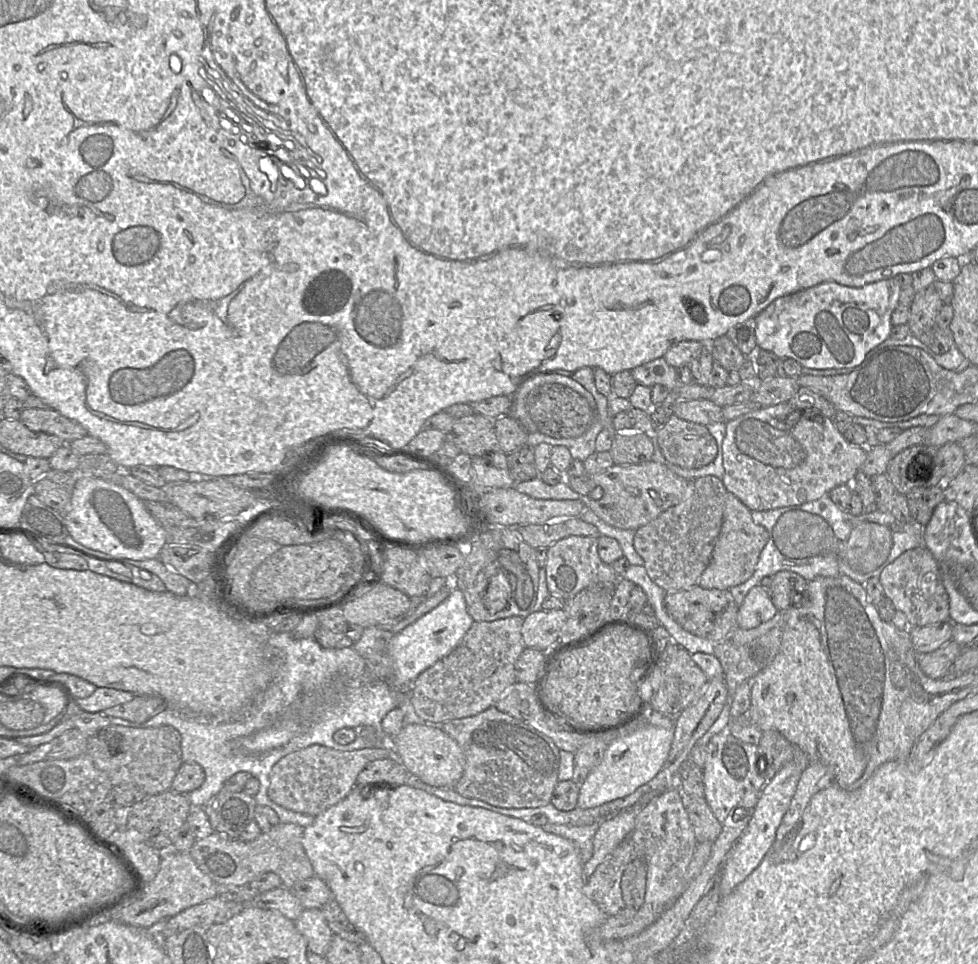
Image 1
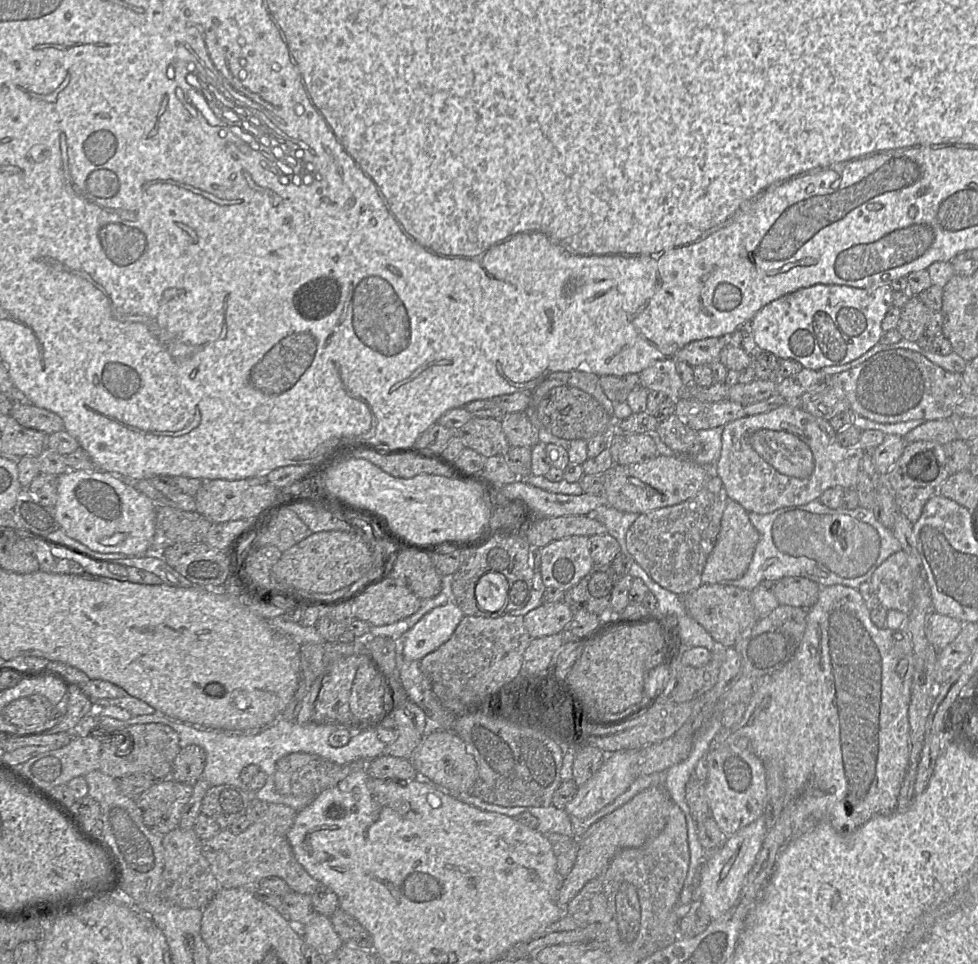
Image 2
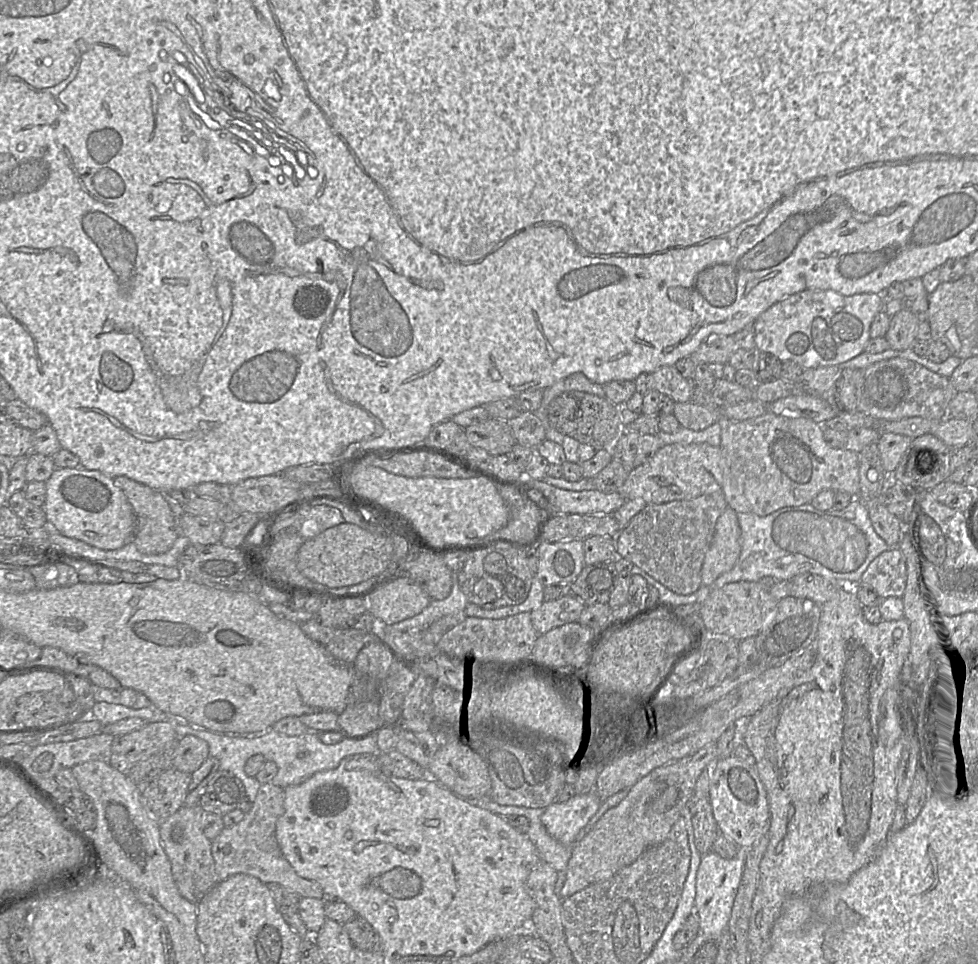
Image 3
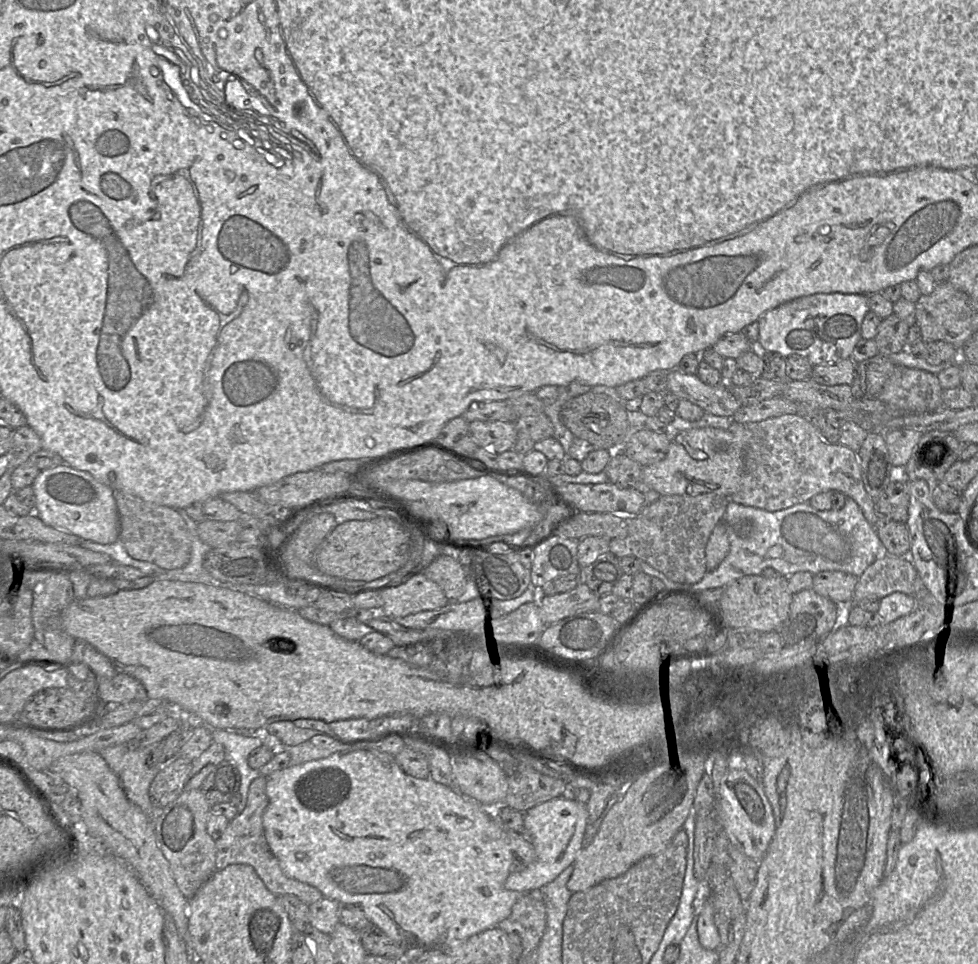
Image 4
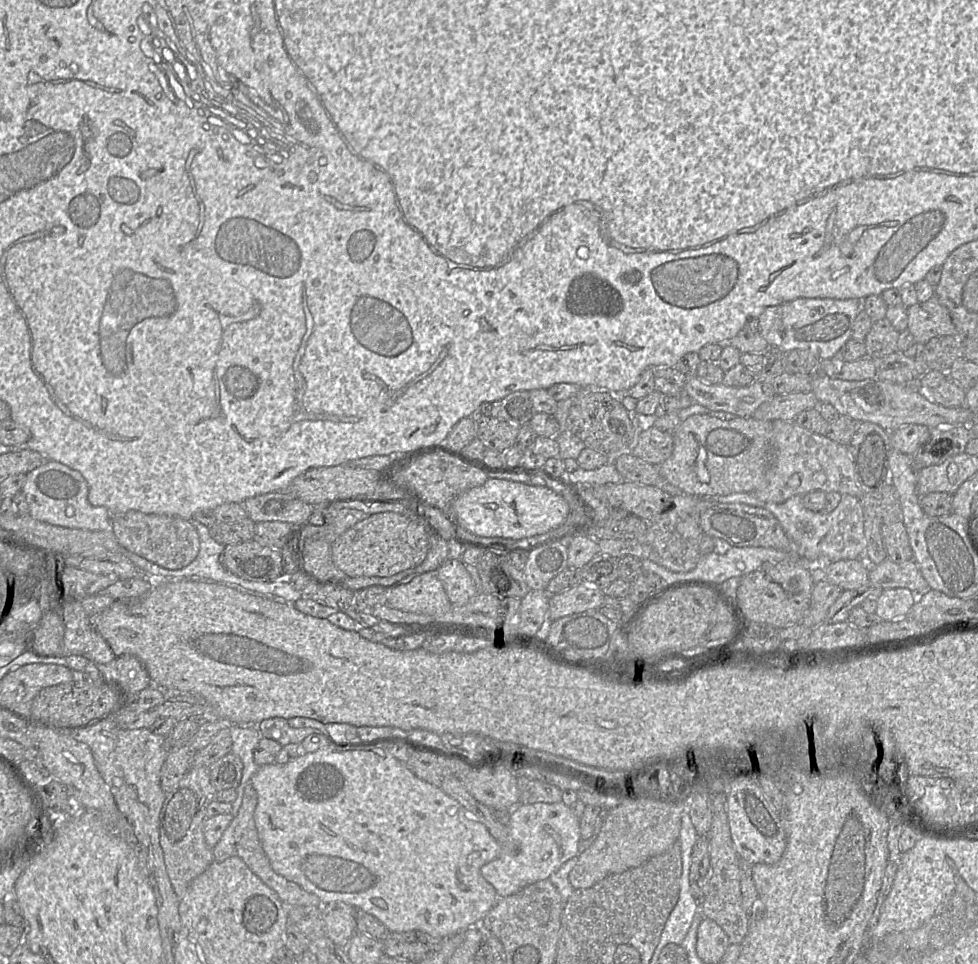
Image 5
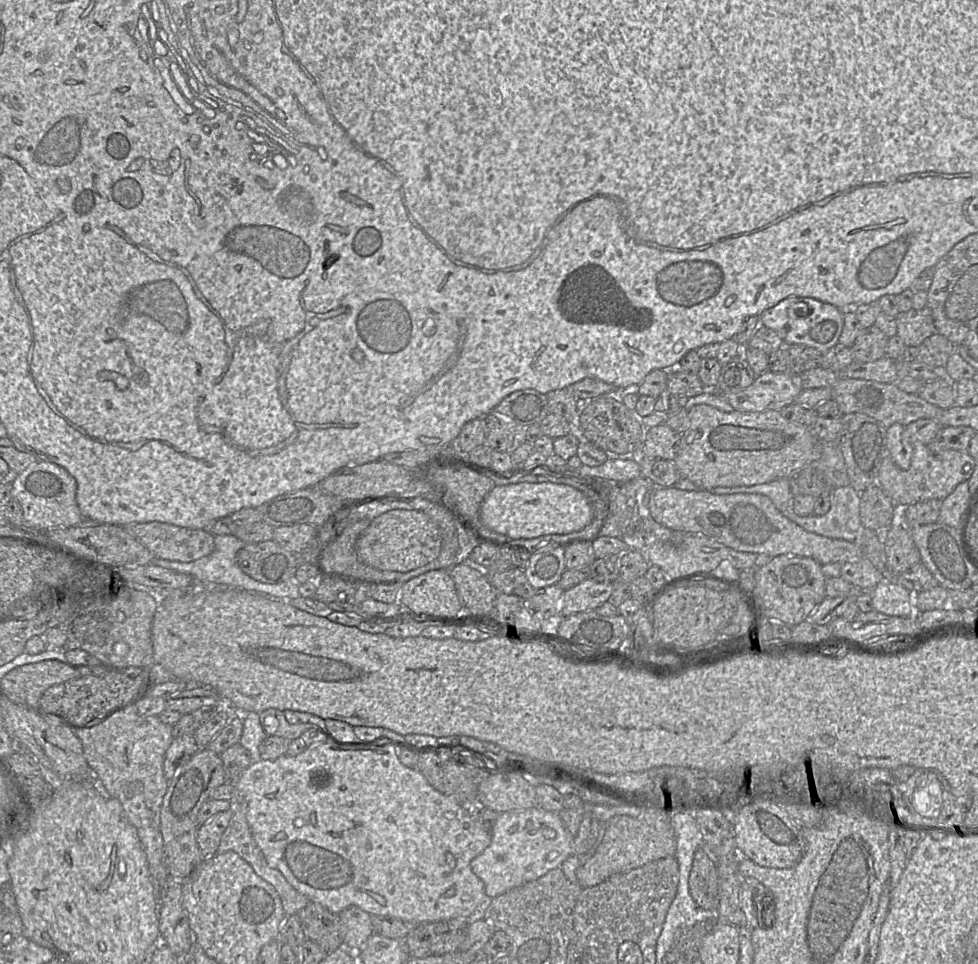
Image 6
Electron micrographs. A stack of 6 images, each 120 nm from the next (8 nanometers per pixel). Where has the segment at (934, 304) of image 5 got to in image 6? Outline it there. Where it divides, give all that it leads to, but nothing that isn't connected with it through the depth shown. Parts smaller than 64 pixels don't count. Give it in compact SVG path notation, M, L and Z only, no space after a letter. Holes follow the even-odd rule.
M928 307L920 310L911 308L907 312L899 312L896 315L897 336L903 341L905 346L918 347L926 338L936 333L933 315Z

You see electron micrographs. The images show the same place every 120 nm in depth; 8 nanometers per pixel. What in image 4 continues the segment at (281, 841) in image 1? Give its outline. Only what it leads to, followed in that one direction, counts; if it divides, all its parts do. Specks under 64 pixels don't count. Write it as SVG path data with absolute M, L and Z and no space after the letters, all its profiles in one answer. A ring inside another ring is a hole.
M265 776L255 778L249 787L247 804L244 810L230 820L223 834L215 841L216 869L221 870L231 864L247 864L253 867L266 888L276 896L291 894L298 897L306 905L311 905L323 898L322 893L315 887L287 877L266 840L263 826L263 814L269 799L266 793Z

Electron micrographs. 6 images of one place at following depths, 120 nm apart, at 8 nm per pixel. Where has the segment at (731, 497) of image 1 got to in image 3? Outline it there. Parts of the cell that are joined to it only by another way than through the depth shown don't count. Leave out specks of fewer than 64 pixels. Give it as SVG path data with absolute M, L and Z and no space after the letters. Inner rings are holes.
M727 507L716 522L714 536L702 564L702 585L711 585L721 574L730 571L734 567L740 552L741 530L737 513L732 508Z

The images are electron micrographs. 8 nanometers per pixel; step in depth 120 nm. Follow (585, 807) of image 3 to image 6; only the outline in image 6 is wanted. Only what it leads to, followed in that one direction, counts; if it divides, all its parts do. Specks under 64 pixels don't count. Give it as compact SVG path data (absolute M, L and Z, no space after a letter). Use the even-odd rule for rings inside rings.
M539 806L509 810L500 813L491 830L490 845L471 861L471 868L483 881L488 899L495 898L542 877L552 869L561 867L562 863L573 854L574 837L564 827L558 812L547 811Z

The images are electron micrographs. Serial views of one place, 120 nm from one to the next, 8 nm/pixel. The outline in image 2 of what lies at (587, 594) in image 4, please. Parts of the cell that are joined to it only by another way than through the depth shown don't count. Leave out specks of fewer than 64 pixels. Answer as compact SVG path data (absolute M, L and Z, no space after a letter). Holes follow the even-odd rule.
M564 602L541 604L524 616L524 625L532 639L562 632L574 611Z

